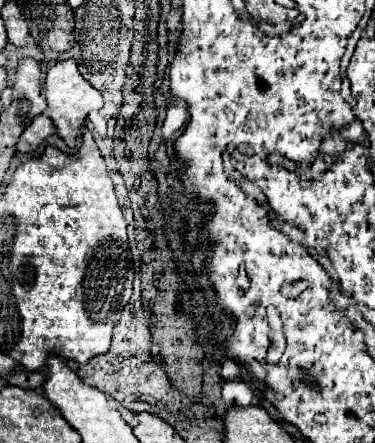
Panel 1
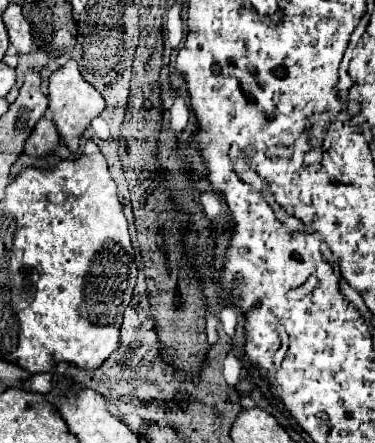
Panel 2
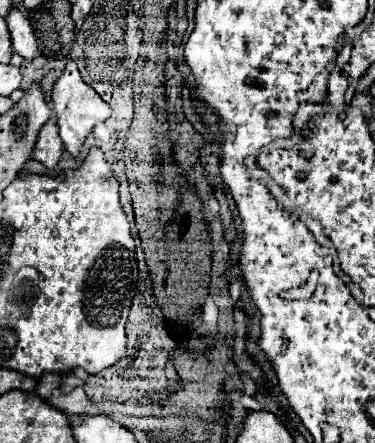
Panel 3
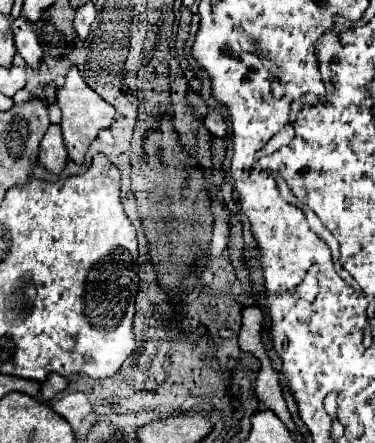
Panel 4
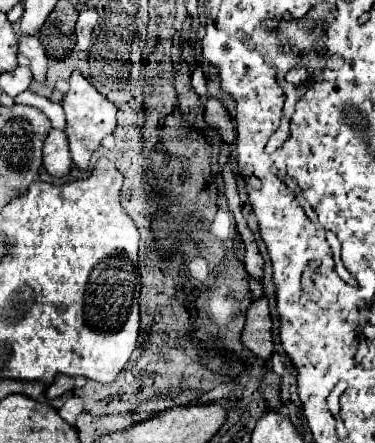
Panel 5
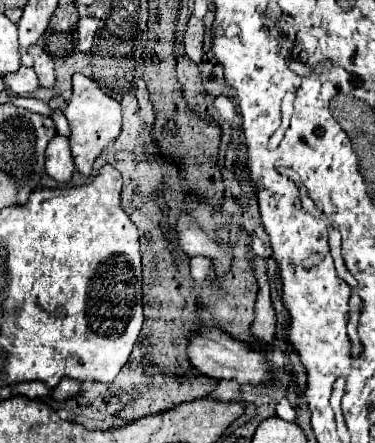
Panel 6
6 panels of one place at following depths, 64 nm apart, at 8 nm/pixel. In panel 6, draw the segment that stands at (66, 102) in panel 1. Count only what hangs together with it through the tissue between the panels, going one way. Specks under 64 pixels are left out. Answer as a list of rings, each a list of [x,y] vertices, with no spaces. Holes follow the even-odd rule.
[[[74,74],[74,78],[72,78],[72,100],[68,102],[68,108],[64,114],[66,114],[66,118],[70,122],[70,130],[72,130],[70,148],[72,148],[76,170],[84,176],[92,176],[94,160],[122,132],[120,104],[114,98],[110,98],[106,92],[102,92],[100,86],[92,78],[88,78],[84,74]]]

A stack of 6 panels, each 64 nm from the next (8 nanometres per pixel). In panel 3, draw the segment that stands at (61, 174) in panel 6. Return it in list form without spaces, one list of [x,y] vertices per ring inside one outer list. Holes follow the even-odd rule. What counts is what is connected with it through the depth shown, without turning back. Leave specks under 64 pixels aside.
[[[48,120],[38,136],[36,142],[36,150],[34,150],[34,160],[42,162],[46,168],[56,168],[56,164],[60,162],[64,144],[58,136],[58,128],[56,128],[56,120]]]

